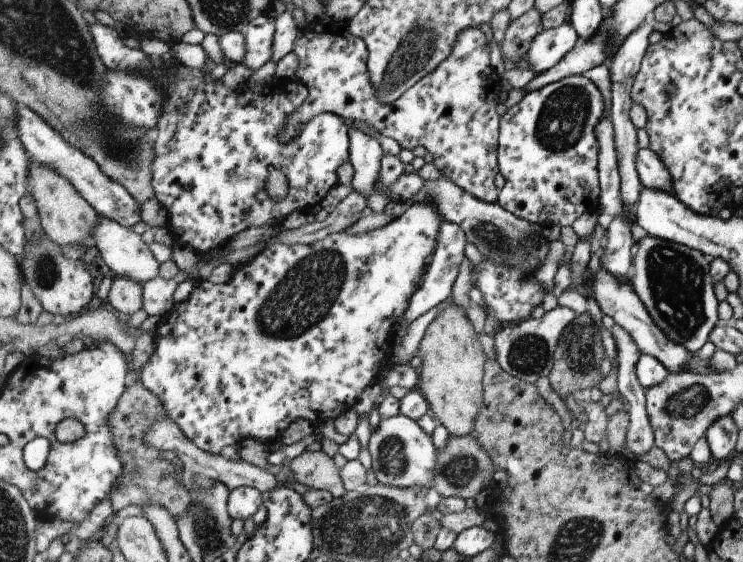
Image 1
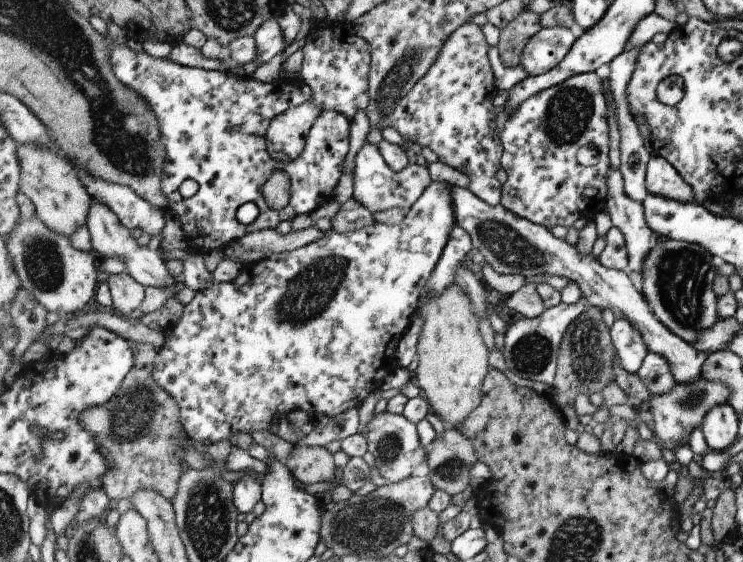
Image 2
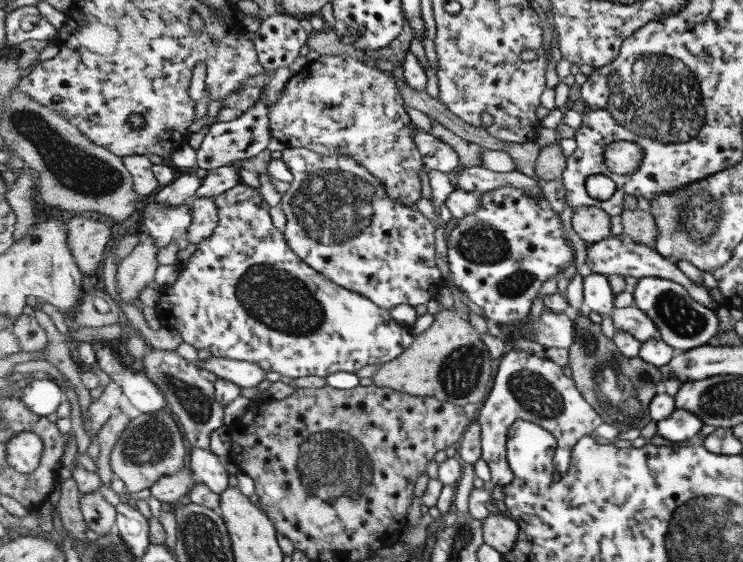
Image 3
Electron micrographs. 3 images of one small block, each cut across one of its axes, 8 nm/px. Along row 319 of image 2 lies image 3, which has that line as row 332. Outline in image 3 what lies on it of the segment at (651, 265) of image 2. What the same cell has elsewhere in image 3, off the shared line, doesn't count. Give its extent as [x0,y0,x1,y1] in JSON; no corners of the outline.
[634,277,721,353]

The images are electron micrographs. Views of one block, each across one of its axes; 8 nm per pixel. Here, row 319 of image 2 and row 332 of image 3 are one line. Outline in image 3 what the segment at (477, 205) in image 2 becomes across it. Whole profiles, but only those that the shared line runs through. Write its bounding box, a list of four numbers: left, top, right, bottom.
[611,305,660,342]

